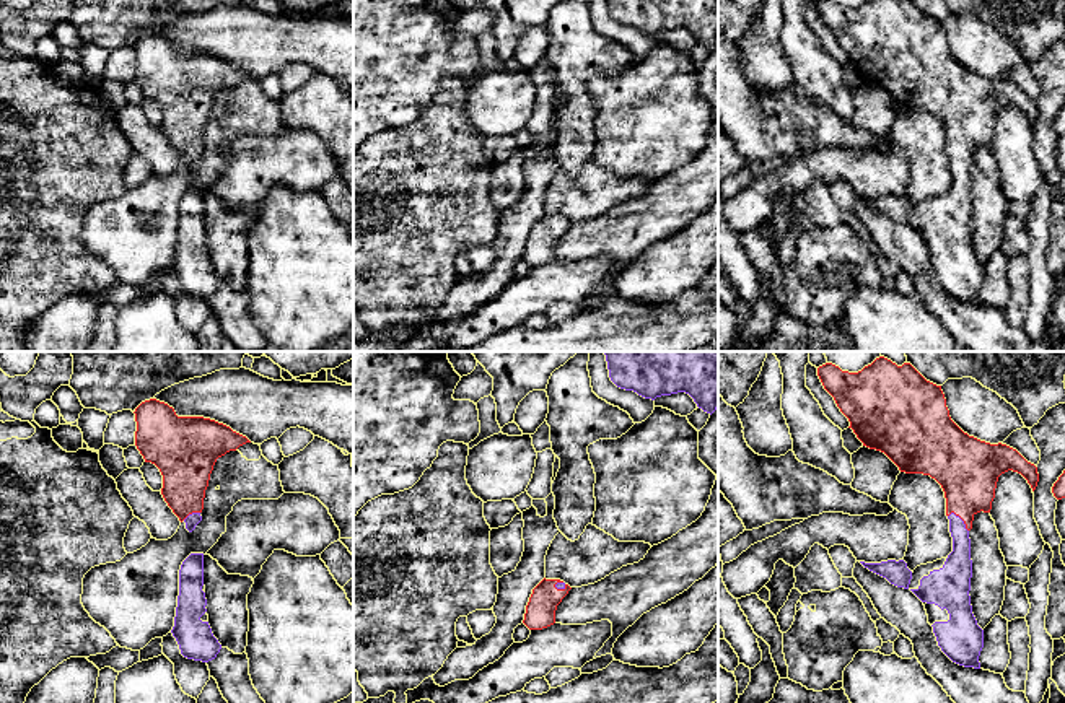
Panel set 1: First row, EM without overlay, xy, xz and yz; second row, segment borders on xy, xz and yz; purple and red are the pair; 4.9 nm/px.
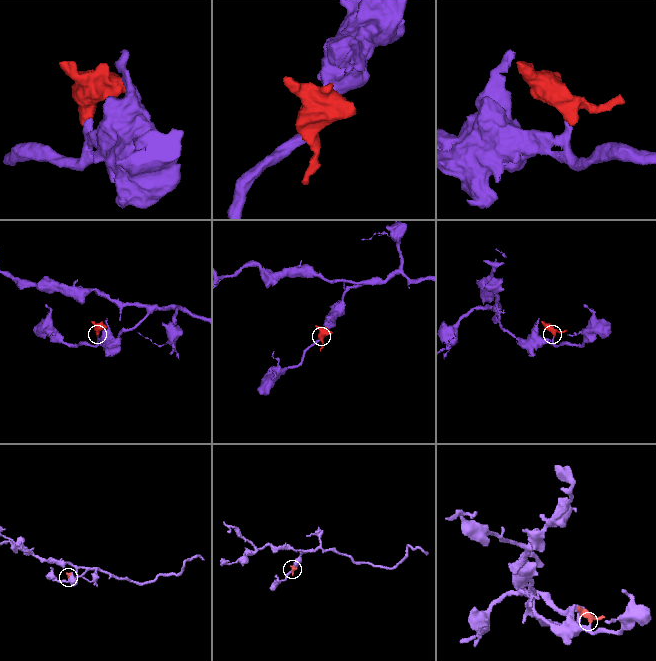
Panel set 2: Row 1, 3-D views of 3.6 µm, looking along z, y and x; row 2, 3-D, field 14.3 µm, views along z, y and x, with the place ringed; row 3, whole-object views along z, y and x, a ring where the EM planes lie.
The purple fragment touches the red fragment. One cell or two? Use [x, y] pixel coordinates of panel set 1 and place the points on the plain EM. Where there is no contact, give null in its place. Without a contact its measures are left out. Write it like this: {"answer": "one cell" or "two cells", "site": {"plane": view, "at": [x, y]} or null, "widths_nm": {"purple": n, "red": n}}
{"answer": "one cell", "site": {"plane": "yz", "at": [963, 157]}, "widths_nm": {"purple": 140, "red": 300}}

